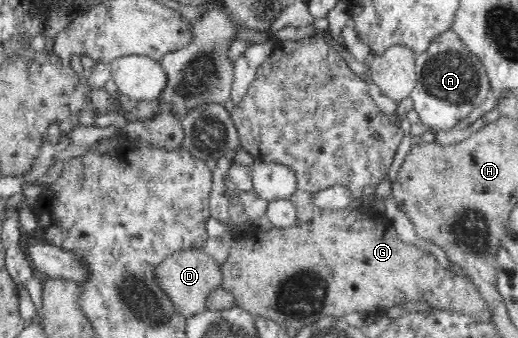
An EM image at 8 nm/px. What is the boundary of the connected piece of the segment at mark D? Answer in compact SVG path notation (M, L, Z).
M181 251L169 255L163 259L154 269L155 288L165 294L166 299L171 303L172 309L185 320L193 315L203 313L207 307L207 297L218 286L222 286L223 273L203 251Z

